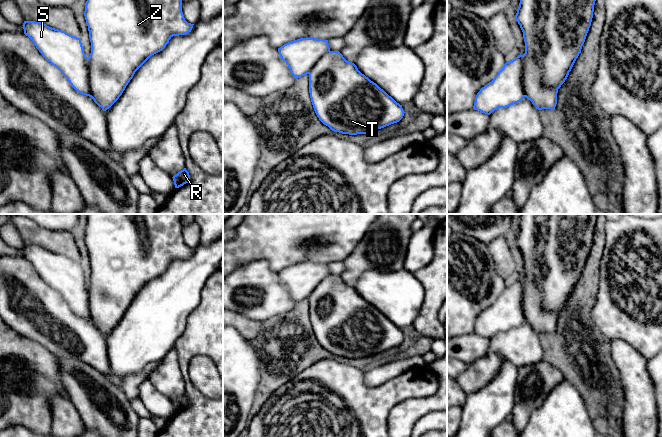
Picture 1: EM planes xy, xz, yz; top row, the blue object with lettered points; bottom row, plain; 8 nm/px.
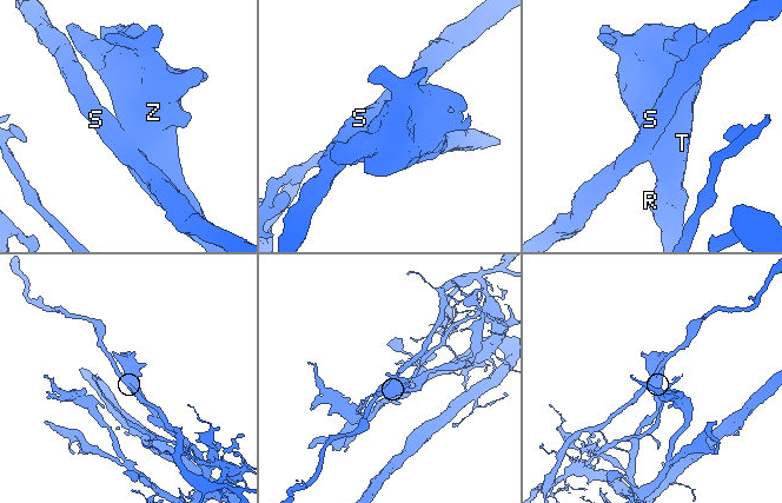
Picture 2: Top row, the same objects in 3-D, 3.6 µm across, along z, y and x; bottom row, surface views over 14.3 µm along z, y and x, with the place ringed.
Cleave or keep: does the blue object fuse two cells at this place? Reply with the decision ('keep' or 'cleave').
cleave

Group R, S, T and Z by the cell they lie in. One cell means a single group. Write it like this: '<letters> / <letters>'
R T Z / S

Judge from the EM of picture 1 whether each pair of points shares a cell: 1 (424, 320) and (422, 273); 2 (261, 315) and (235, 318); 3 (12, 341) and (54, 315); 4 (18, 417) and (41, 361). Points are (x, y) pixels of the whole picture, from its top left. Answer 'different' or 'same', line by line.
1: same
2: different
3: different
4: same

